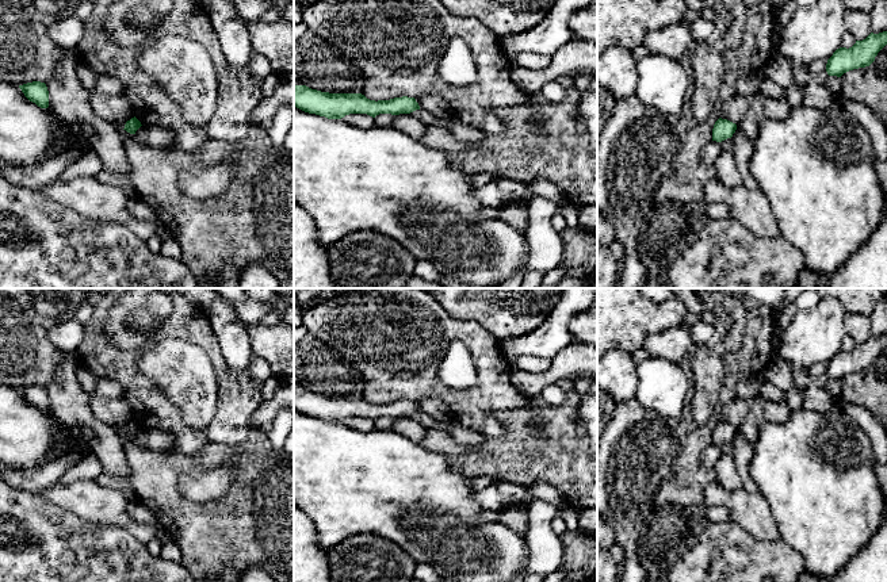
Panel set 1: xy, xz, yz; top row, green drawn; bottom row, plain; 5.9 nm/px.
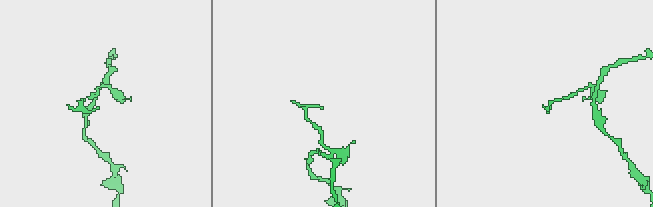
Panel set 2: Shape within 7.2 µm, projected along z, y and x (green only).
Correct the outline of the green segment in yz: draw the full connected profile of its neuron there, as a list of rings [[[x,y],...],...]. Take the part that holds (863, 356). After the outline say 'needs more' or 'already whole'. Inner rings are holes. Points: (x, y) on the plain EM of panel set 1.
[[[887,334],[879,337],[871,336],[865,342],[856,344],[849,352],[837,352],[827,363],[826,375],[829,379],[841,380],[849,374],[869,370],[886,348]]]; already whole

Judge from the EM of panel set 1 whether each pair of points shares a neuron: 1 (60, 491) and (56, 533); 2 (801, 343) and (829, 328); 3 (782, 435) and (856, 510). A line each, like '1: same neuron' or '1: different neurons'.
1: different neurons
2: same neuron
3: same neuron

